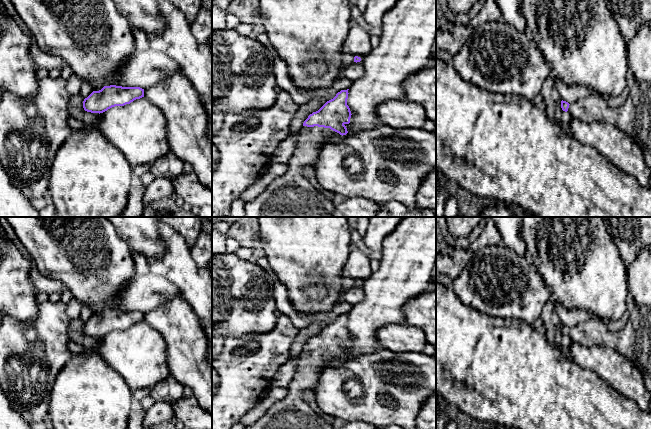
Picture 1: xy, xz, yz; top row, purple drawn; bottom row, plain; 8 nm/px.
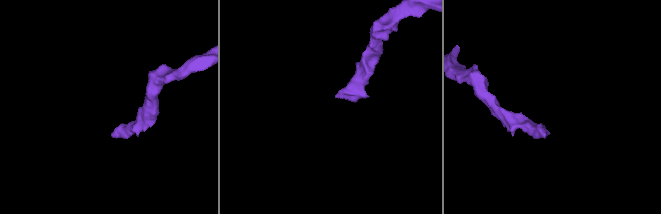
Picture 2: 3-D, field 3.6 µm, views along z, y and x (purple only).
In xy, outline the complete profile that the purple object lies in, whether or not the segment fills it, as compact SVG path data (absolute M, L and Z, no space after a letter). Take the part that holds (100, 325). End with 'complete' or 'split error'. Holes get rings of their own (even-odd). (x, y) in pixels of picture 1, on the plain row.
M104 310L84 323L83 332L87 336L100 338L112 331L130 328L142 321L144 321L144 313L140 311Z; complete

